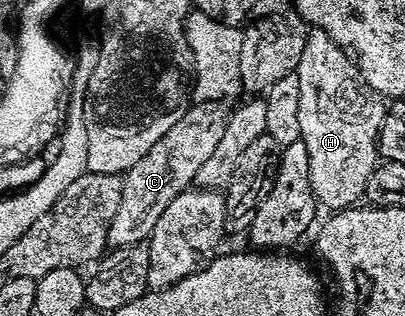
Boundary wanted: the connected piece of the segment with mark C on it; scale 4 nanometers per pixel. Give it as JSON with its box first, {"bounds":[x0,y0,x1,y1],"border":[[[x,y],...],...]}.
{"bounds":[109,102,226,248],"border":[[[193,102],[180,119],[170,125],[169,131],[150,145],[150,153],[123,172],[122,201],[118,201],[118,213],[114,213],[114,221],[110,221],[109,248],[145,242],[154,225],[158,225],[158,217],[162,217],[166,205],[195,184],[198,169],[202,169],[203,162],[214,153],[224,132],[226,111],[222,108],[220,103]]]}

